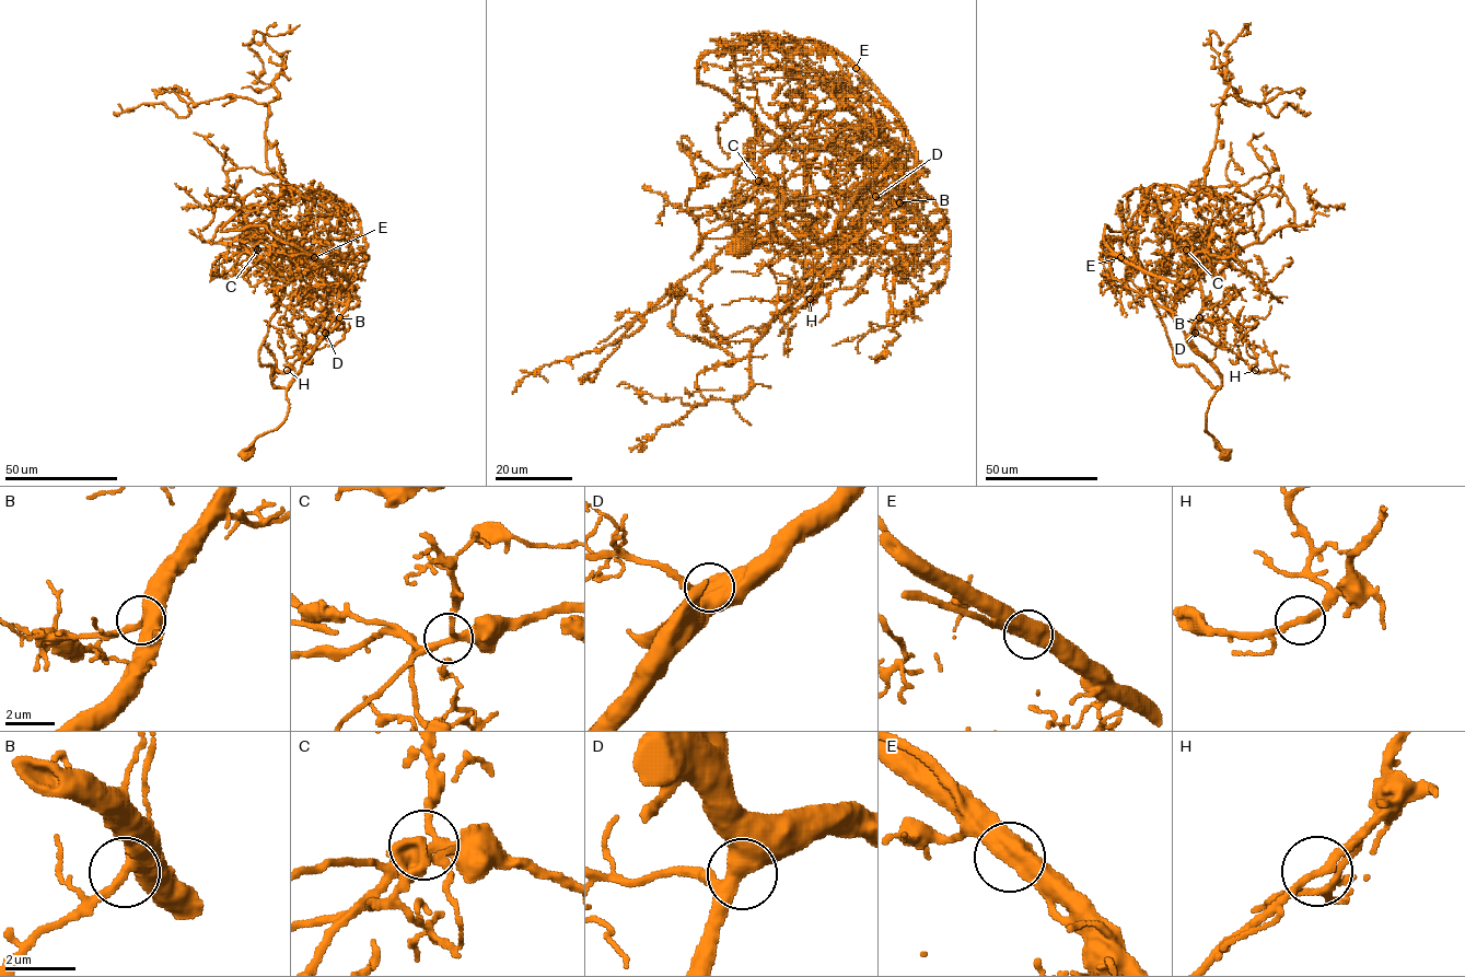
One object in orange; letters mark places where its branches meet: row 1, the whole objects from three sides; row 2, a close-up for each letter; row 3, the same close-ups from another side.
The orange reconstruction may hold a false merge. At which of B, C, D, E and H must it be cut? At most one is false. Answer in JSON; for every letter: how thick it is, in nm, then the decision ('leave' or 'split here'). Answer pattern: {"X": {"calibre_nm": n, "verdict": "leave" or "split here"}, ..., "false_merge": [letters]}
{"B": {"calibre_nm": 420, "verdict": "leave"}, "C": {"calibre_nm": 280, "verdict": "leave"}, "D": {"calibre_nm": 460, "verdict": "leave"}, "E": {"calibre_nm": 600, "verdict": "split here"}, "H": {"calibre_nm": 240, "verdict": "leave"}, "false_merge": ["E"]}

